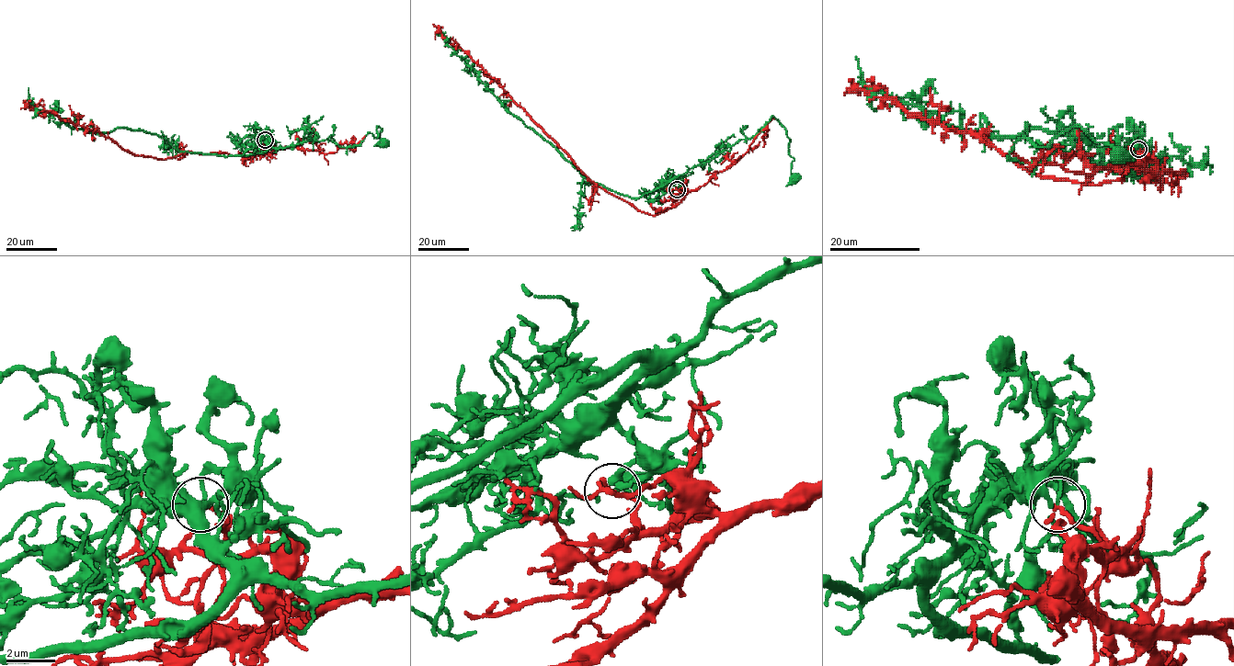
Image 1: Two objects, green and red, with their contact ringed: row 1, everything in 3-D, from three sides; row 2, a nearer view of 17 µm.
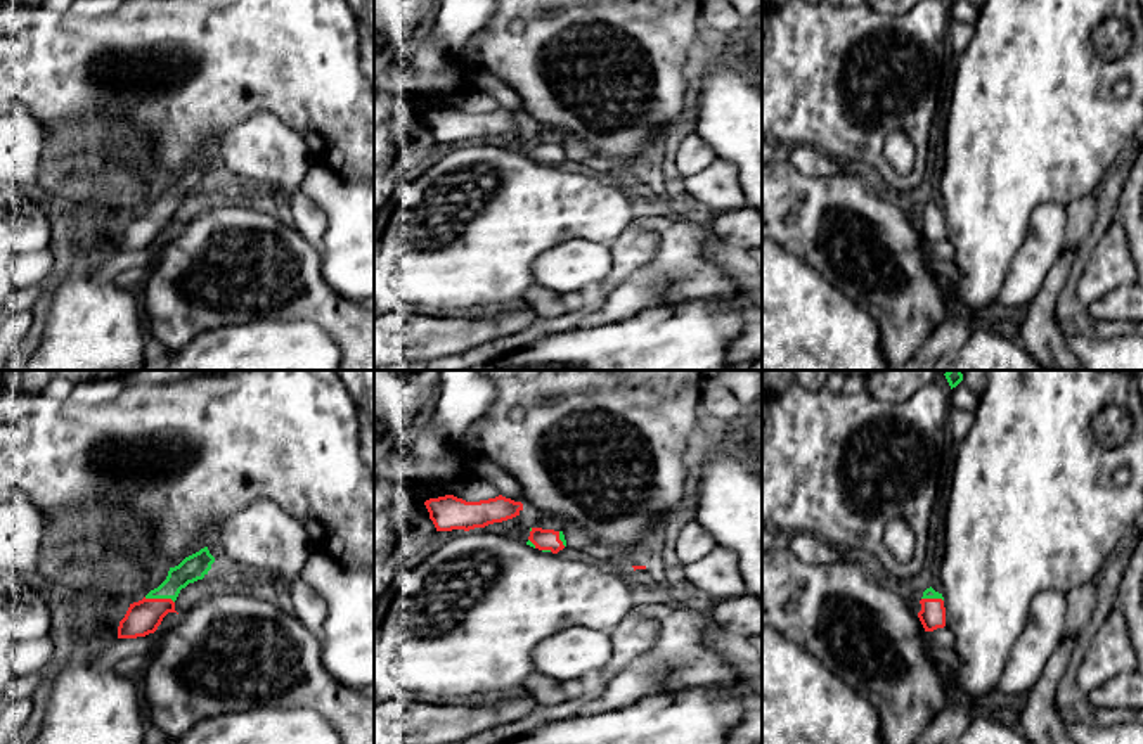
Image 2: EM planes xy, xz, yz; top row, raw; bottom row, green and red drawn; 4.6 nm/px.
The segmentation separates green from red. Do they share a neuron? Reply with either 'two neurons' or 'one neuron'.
two neurons

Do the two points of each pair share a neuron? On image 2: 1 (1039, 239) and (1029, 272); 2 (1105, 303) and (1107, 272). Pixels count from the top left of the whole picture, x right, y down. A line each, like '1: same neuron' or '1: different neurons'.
1: same neuron
2: different neurons

